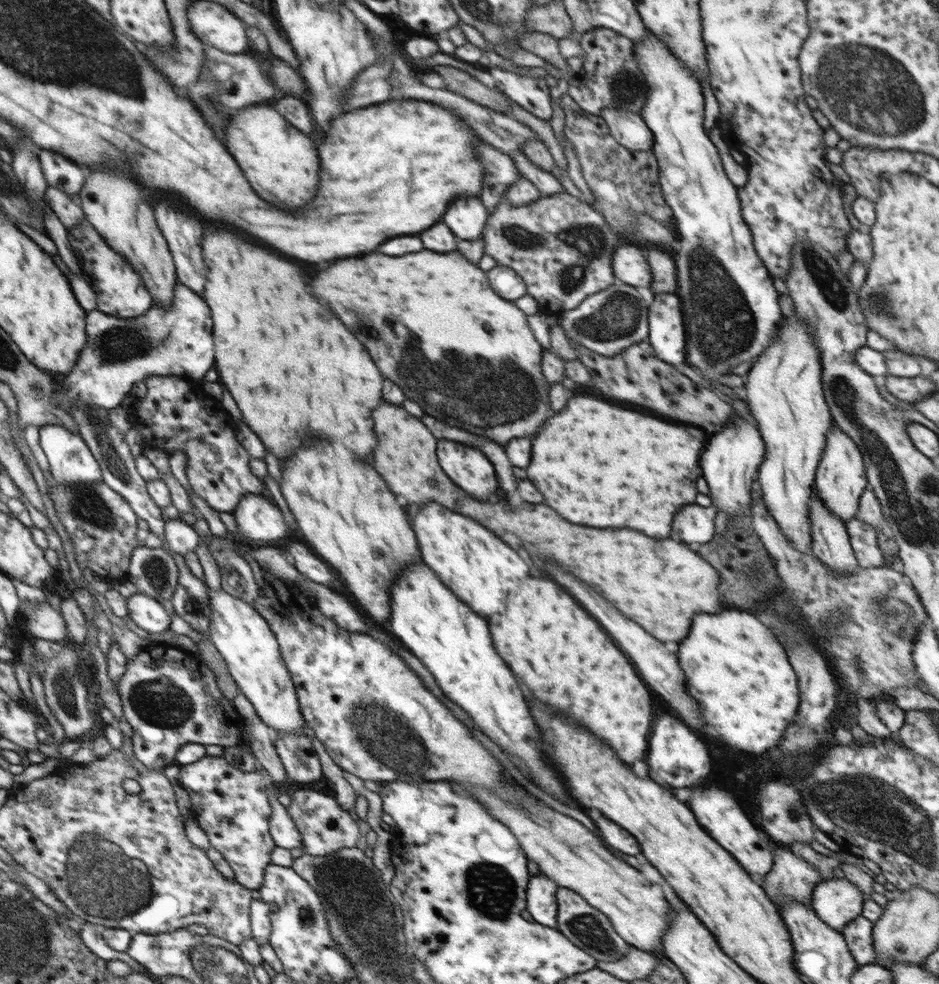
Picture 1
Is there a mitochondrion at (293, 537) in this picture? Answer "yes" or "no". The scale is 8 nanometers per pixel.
no

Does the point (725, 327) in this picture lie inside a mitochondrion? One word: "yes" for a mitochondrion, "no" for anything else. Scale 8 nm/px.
yes

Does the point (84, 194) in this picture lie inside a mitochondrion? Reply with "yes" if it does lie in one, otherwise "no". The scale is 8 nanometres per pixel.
no

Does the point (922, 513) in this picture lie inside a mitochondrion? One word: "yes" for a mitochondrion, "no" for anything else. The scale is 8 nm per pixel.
yes

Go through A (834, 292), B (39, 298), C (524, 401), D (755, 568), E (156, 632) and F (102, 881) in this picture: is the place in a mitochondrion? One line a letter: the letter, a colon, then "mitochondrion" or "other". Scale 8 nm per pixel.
A: mitochondrion
B: other
C: mitochondrion
D: mitochondrion
E: other
F: mitochondrion

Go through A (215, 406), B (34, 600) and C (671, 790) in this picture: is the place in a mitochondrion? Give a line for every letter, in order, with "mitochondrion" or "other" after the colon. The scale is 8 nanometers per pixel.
A: other
B: other
C: other

